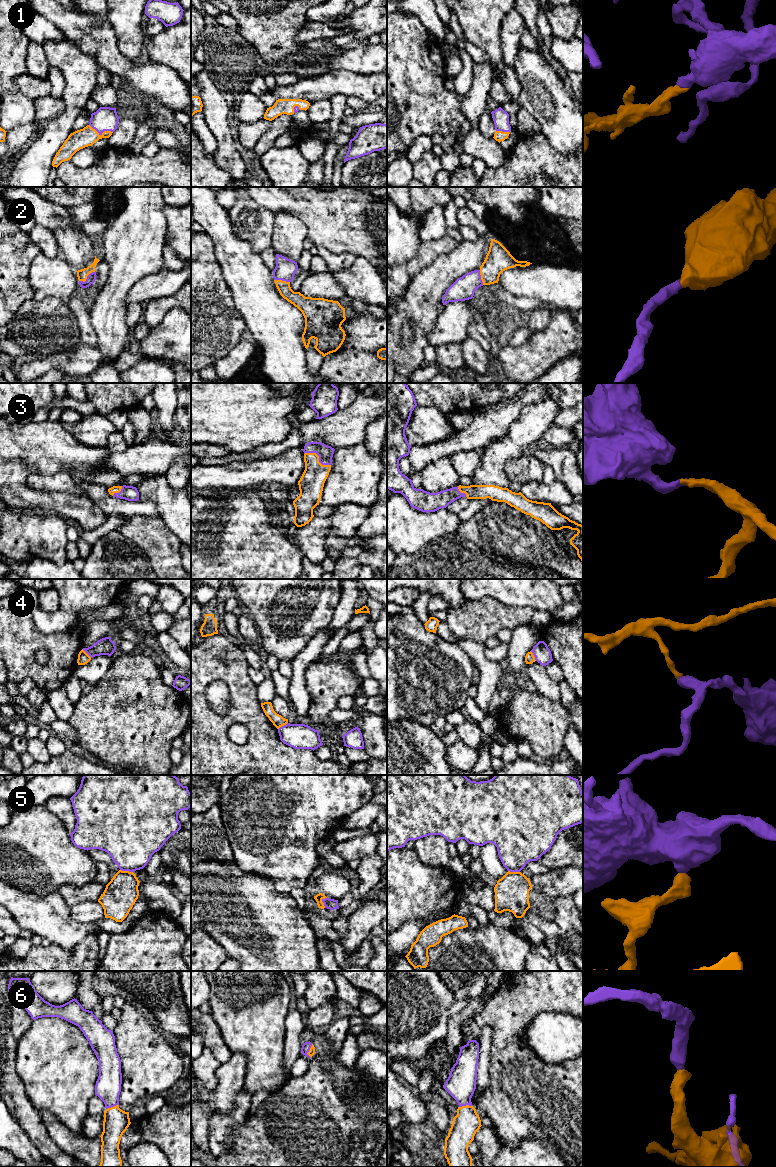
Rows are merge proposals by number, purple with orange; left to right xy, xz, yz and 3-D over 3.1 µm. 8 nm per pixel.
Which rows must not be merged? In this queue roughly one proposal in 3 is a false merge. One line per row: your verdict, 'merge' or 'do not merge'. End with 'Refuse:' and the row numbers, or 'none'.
1: merge
2: merge
3: merge
4: do not merge
5: do not merge
6: merge
Refuse: 4, 5

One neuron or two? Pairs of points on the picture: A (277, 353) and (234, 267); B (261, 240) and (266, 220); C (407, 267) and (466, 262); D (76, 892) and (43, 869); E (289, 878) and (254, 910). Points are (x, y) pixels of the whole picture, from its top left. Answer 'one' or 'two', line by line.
A: one
B: one
C: two
D: two
E: two

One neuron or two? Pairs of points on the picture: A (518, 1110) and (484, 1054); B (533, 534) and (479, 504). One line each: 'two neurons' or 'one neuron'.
A: two neurons
B: two neurons

